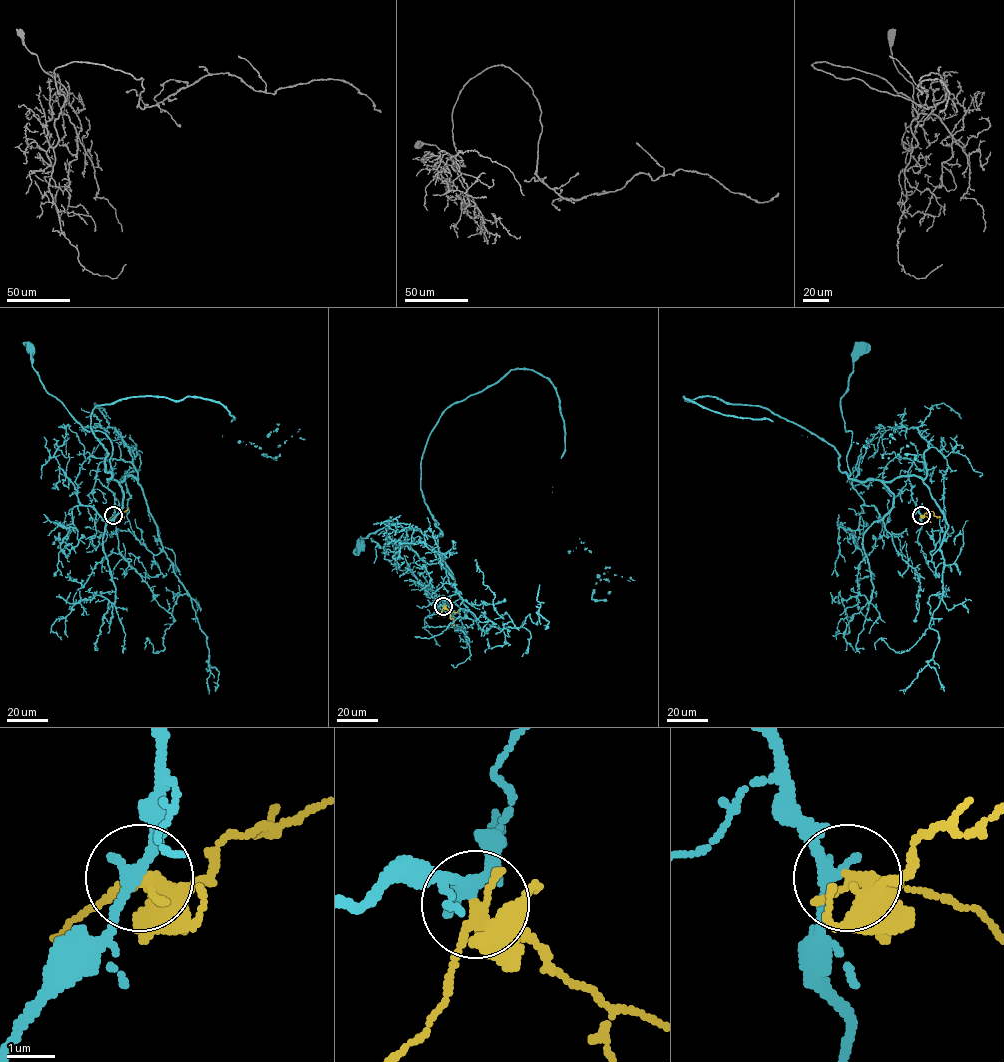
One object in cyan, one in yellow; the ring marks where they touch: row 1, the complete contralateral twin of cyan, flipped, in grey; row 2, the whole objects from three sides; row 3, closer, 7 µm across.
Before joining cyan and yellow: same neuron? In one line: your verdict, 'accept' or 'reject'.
accept

